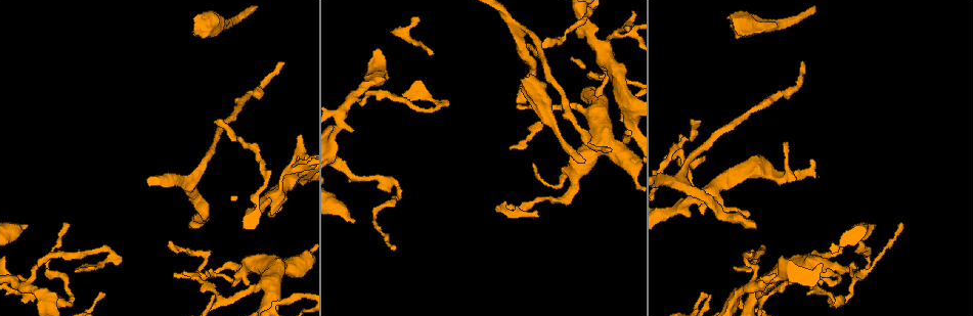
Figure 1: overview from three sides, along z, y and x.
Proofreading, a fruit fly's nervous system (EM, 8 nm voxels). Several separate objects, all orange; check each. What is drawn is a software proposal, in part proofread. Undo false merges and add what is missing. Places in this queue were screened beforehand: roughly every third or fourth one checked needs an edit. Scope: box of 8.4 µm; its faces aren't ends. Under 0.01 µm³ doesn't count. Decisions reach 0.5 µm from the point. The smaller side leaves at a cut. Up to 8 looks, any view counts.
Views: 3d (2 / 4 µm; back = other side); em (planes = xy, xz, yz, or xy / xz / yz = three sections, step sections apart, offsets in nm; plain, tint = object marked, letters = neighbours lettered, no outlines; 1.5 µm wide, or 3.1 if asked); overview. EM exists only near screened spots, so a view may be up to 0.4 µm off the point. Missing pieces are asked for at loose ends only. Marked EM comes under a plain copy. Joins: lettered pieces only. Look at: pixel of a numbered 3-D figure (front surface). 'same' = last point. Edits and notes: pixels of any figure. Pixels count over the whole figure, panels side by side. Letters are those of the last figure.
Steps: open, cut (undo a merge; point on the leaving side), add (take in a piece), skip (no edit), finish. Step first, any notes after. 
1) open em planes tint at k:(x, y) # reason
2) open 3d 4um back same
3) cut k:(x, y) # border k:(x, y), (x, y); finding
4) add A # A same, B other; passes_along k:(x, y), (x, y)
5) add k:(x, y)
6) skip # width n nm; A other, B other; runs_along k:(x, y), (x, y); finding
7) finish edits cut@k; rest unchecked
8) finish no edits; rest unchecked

open 3d 2um at 1:(858, 244) # branch stops here

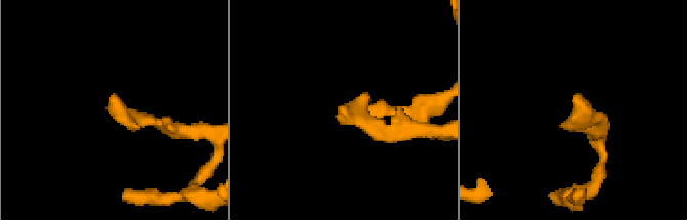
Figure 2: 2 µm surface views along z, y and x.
open em xy step 8 tint at 2:(342, 109) # need the tissue

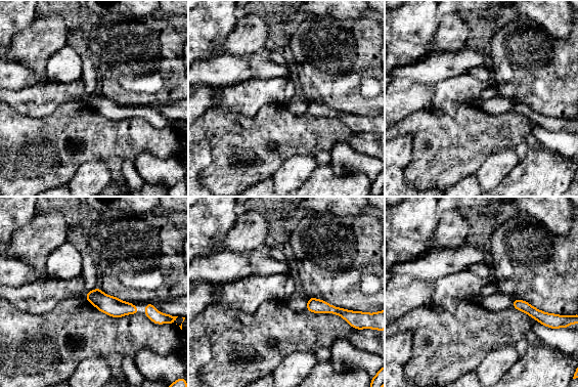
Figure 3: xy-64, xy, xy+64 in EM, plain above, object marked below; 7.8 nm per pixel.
open em planes letters same # another direction

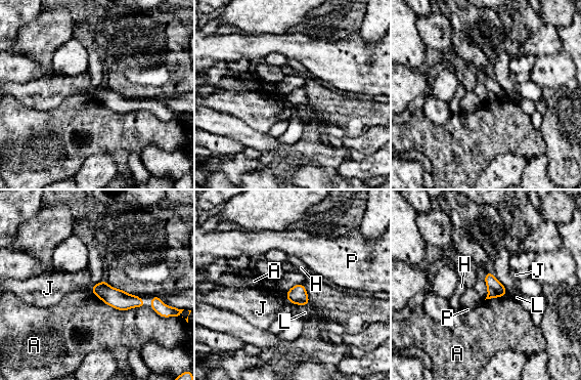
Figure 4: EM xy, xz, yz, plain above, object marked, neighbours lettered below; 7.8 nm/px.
skip # A other, H other, J other, L other, P other; border 4:(91, 291), (118, 309), (144, 306); no lettered piece goes on from it

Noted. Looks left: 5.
open 3d 2um back at 1:(628, 158) # sudden change in width

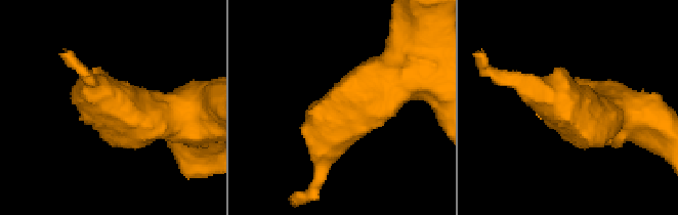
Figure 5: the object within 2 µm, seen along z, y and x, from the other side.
open em xy step 4 tint at 5:(565, 104)

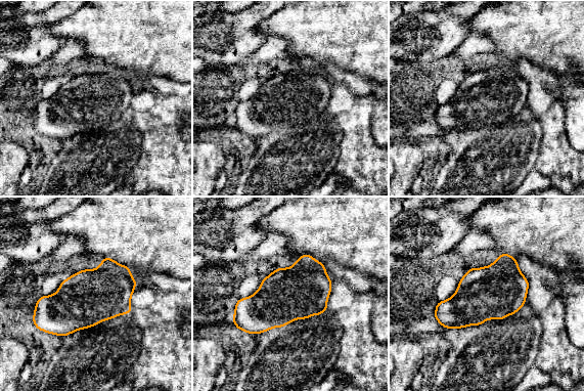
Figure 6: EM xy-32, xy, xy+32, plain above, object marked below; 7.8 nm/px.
open em xz step 8 letters same

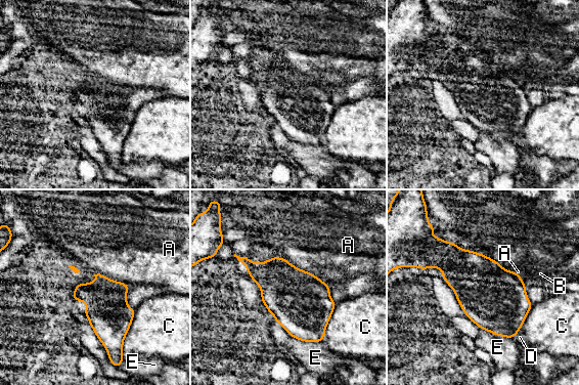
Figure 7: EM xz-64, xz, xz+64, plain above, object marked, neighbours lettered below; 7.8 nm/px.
skip # A other, B other, C other, D other, E other; border 7:(521, 326), (513, 338); continuous, no second neuron

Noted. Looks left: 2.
open em planes letters at 1:(256, 284) # three arms meet

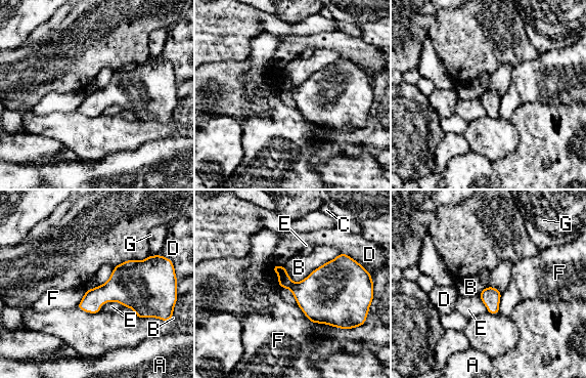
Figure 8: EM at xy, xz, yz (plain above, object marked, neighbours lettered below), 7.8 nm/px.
skip # width 150 nm; A other, B other, C other, D other, E other, F other, G other; border 8:(340, 253), (299, 282), (283, 266); continuous, no second neuron

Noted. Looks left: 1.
finish no edits; rest unchecked

